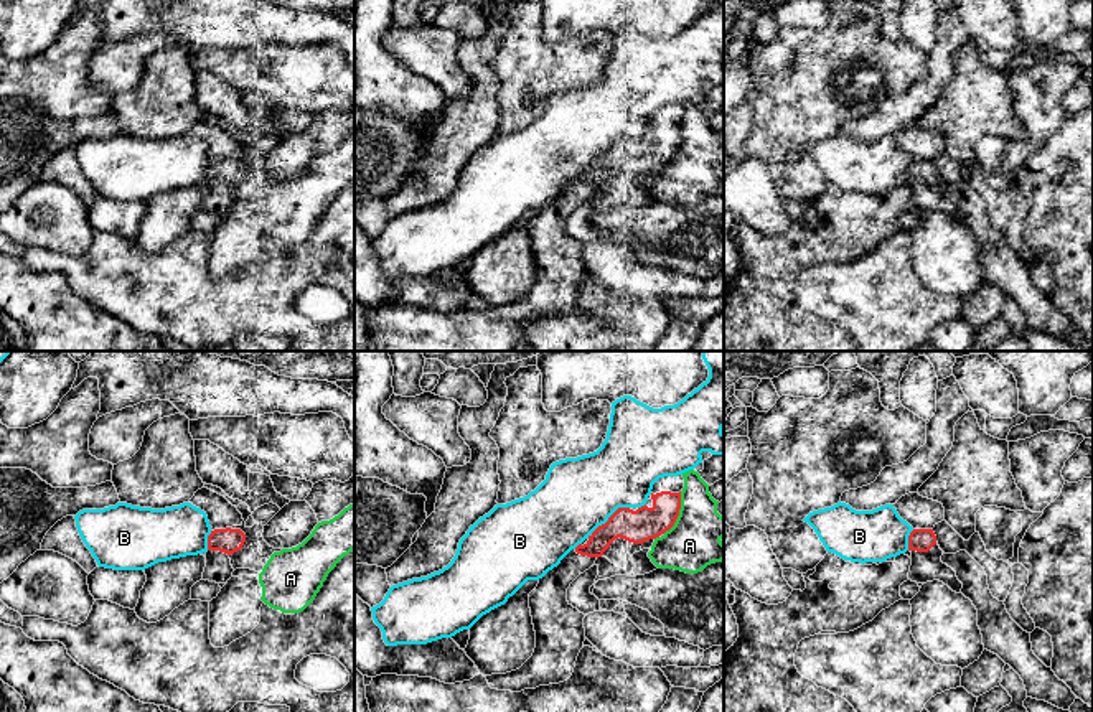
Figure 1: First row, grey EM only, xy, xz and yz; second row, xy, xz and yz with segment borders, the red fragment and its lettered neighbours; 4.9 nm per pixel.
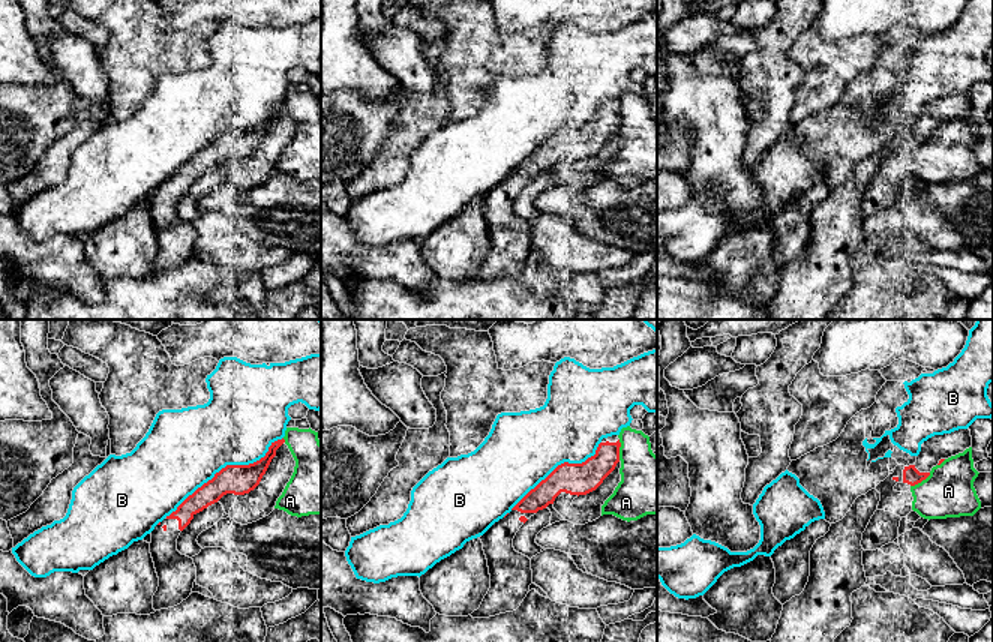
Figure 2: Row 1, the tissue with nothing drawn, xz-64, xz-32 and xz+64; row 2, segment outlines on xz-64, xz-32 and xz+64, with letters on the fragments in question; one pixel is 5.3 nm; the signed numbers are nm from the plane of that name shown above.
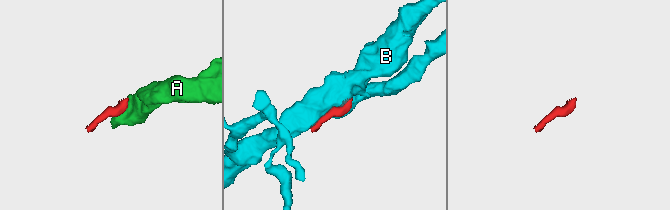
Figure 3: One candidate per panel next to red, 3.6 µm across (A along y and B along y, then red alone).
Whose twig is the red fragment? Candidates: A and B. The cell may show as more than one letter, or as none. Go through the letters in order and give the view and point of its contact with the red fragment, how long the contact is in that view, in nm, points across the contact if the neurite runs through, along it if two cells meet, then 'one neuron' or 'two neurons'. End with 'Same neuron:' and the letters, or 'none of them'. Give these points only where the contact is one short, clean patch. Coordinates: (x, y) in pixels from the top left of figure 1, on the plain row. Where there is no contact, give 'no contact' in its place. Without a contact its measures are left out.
A: xz (678, 144) | 220 nm | along xz (681, 122), (680, 145), (663, 163) | two neurons
B: xz (609, 150) | 260 nm | two neurons
Same neuron: none of them

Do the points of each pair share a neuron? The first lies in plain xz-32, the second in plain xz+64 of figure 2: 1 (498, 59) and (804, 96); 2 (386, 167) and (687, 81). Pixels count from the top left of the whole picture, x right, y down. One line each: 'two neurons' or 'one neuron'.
1: one neuron
2: two neurons

